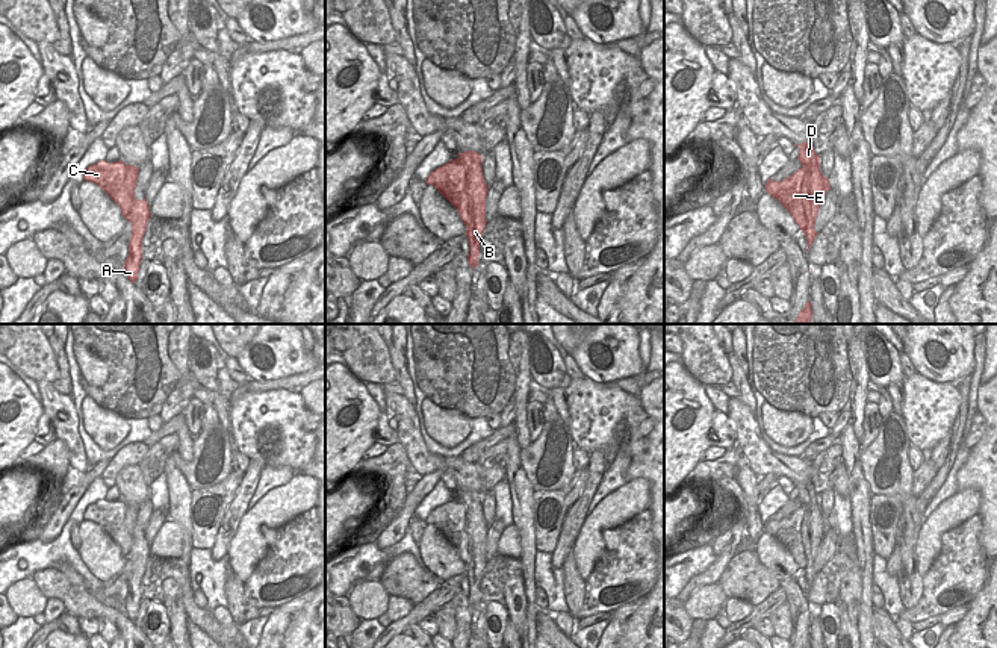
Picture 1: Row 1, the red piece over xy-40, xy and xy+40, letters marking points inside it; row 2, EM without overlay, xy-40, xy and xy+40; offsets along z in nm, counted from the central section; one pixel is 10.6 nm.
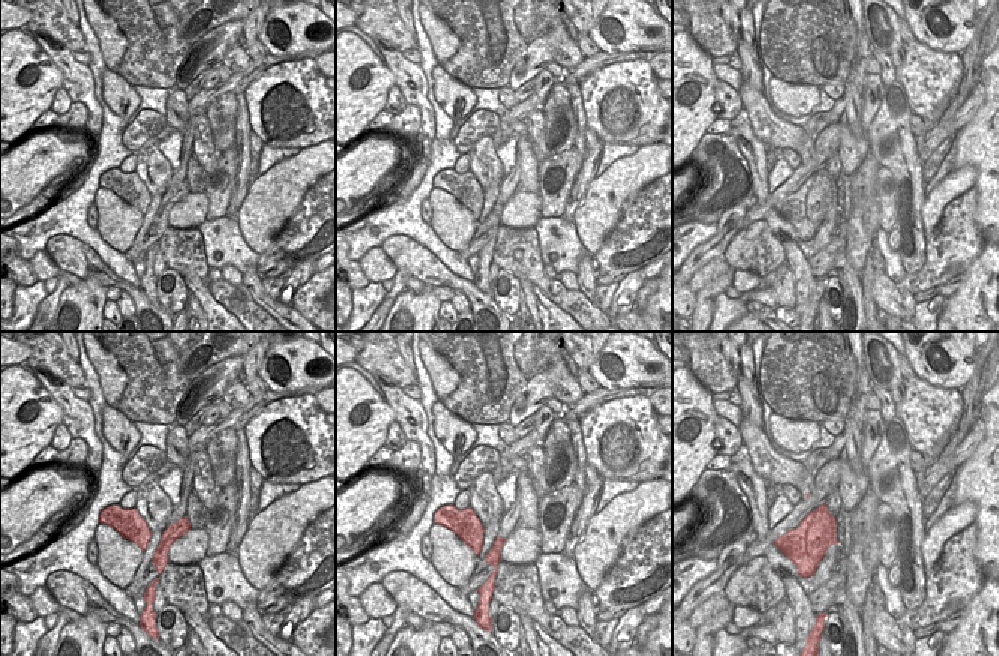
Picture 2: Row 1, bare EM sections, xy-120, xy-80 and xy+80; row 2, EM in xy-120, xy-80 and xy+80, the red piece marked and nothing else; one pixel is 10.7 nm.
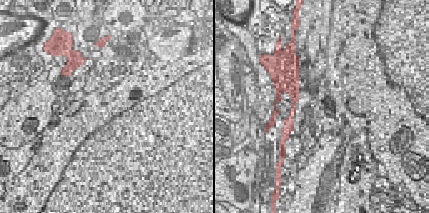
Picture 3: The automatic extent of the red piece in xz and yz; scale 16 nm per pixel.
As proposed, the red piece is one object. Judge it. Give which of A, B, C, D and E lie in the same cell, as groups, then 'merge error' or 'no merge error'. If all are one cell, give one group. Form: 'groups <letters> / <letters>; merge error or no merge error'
groups A B D / C E; merge error

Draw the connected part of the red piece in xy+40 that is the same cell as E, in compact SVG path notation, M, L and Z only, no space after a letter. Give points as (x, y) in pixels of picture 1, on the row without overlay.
M799 507L781 521L769 518L764 525L766 531L776 537L790 551L799 568L805 571L812 547L809 512L806 507Z

